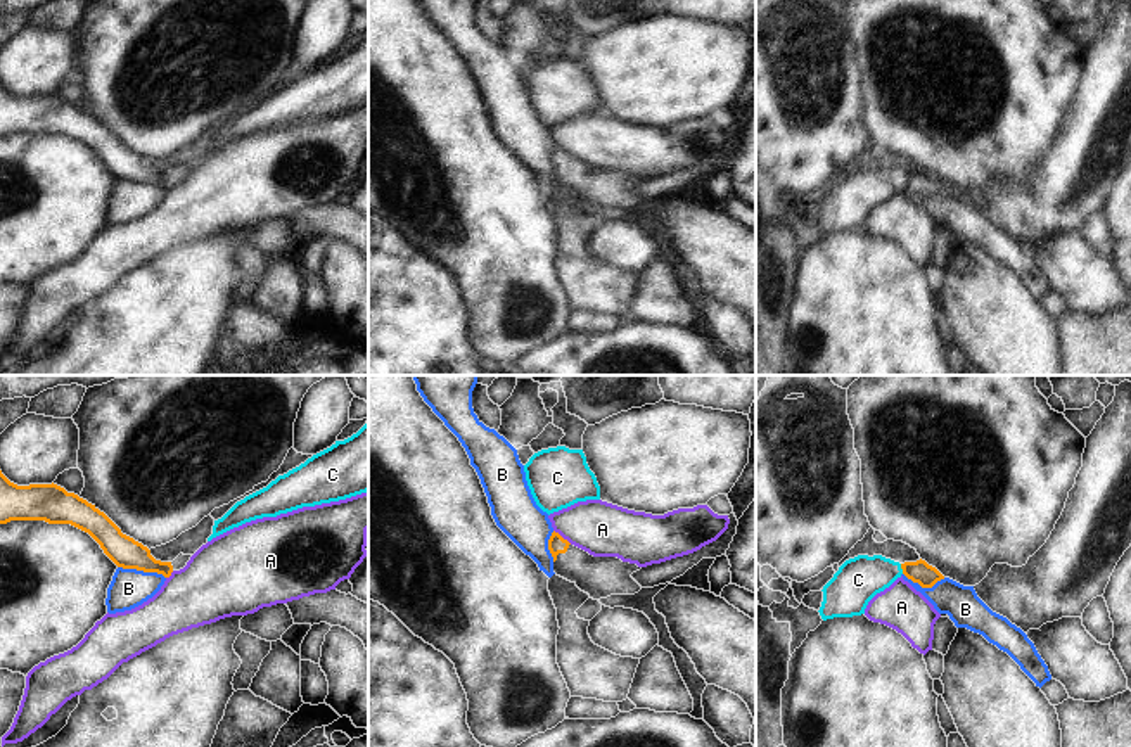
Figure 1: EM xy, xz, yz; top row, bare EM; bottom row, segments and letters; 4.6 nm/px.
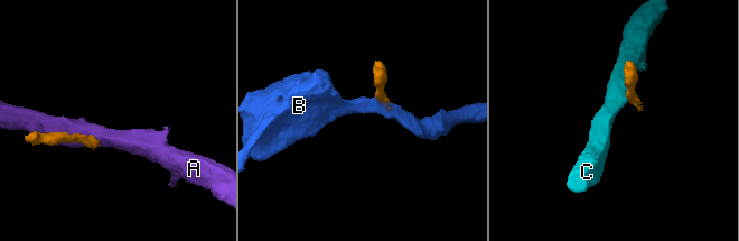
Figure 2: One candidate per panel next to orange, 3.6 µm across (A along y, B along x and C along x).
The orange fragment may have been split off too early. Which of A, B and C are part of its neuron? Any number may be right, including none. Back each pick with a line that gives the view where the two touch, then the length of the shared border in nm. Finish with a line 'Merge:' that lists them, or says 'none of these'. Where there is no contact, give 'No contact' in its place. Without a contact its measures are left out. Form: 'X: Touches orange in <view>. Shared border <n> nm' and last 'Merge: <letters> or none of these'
Merge: none of these

